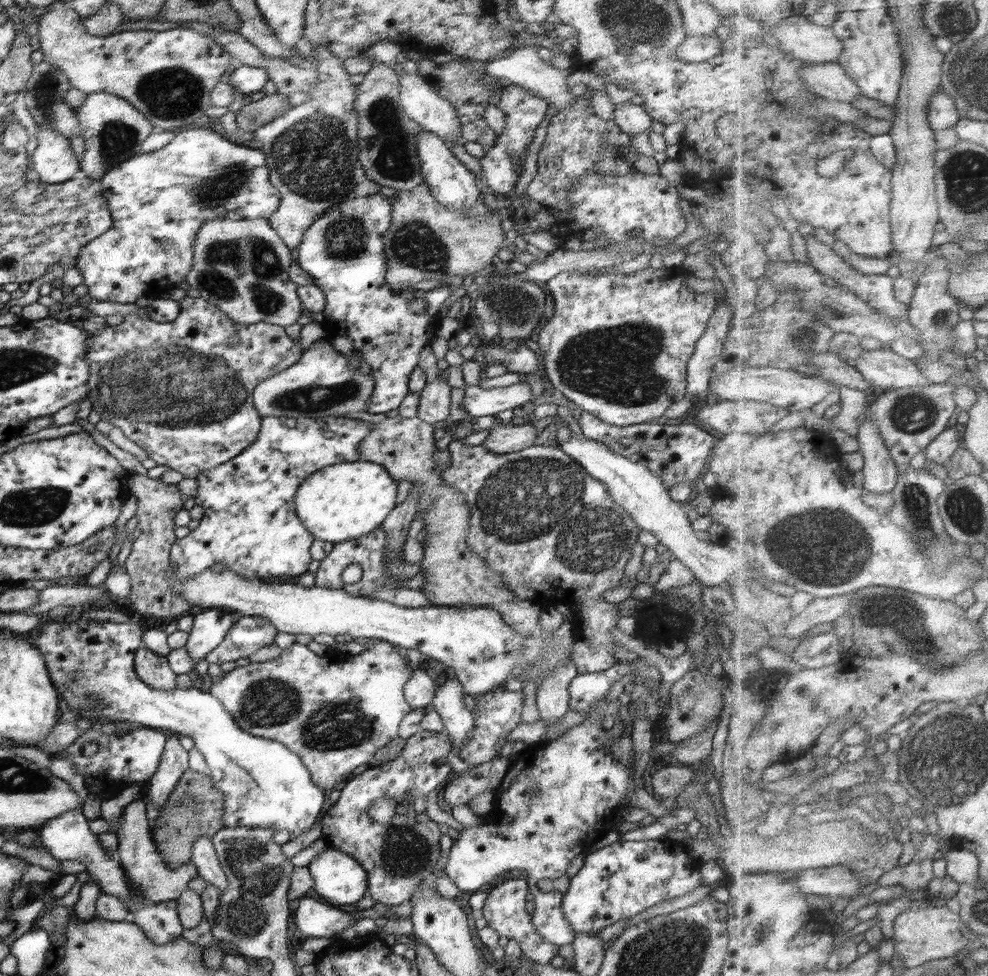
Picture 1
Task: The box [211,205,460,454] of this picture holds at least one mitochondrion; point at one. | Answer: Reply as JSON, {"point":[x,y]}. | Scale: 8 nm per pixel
{"point":[414,245]}

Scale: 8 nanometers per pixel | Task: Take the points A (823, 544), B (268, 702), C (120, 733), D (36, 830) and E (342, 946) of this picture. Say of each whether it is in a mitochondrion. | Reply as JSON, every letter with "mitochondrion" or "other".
{"A":"mitochondrion","B":"mitochondrion","C":"other","D":"other","E":"other"}

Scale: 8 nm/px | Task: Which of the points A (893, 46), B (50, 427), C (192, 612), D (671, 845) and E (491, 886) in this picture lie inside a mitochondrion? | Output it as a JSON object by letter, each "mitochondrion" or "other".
{"A":"other","B":"other","C":"other","D":"other","E":"other"}

